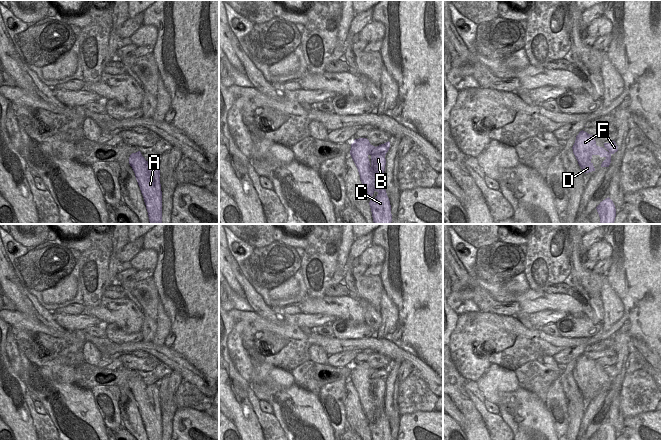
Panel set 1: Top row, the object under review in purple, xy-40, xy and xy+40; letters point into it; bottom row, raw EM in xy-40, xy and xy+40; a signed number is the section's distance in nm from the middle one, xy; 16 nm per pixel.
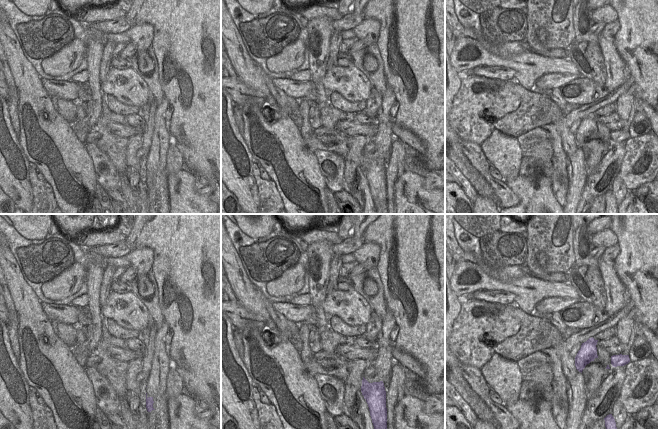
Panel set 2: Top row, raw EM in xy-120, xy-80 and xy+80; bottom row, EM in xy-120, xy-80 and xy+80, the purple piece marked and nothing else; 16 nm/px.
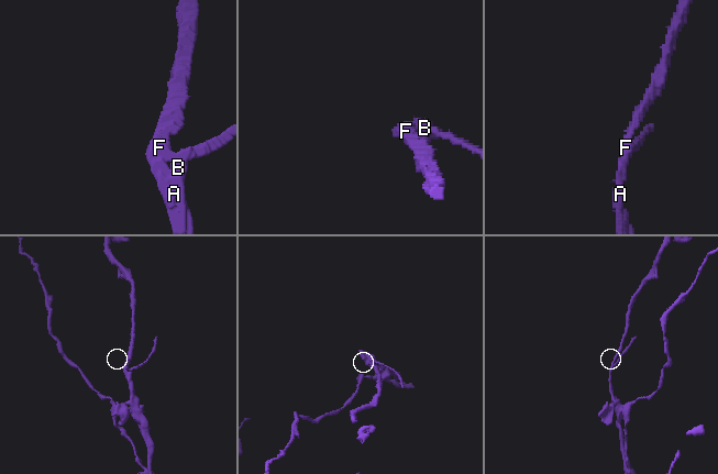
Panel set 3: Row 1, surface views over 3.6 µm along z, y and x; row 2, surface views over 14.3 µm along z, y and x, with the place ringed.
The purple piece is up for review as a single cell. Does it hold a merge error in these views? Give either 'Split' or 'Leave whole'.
Split

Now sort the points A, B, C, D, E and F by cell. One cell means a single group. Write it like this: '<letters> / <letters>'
A B C D F / E

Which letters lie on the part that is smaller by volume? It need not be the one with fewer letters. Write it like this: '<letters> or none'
E

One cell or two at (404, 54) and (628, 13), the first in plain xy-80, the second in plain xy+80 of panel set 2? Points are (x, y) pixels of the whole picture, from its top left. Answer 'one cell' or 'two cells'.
one cell

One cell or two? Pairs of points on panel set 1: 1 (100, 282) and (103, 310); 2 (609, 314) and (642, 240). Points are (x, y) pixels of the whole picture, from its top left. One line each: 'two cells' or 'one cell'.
1: two cells
2: two cells

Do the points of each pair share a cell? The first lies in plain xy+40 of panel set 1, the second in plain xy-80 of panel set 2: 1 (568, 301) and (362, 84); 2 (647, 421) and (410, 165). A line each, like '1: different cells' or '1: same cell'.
1: same cell
2: different cells

